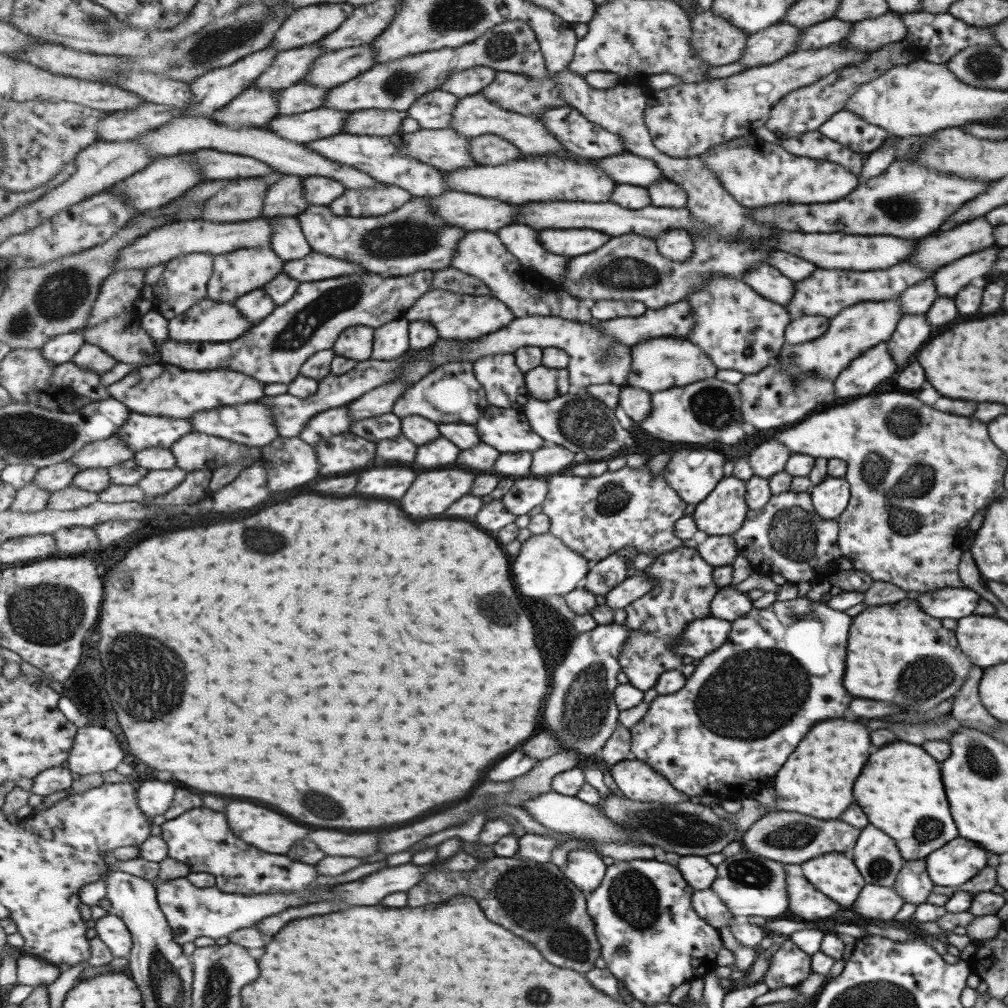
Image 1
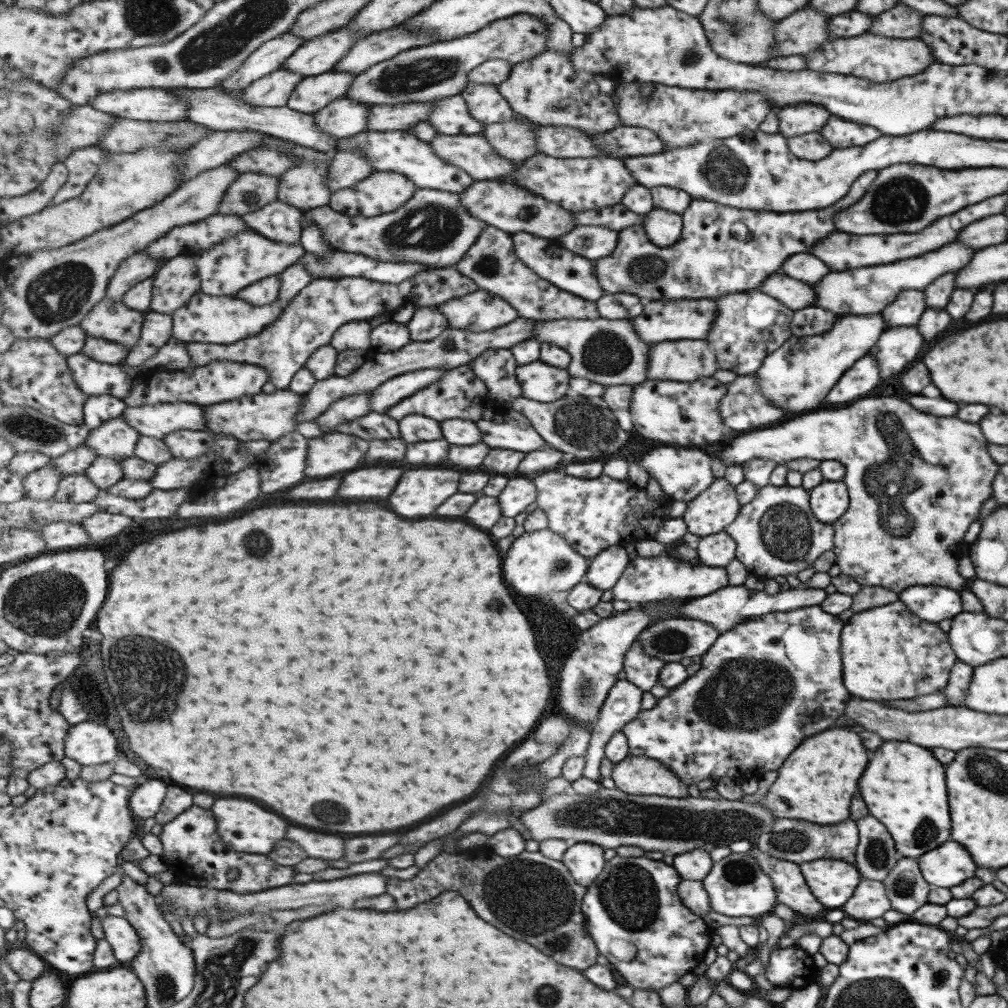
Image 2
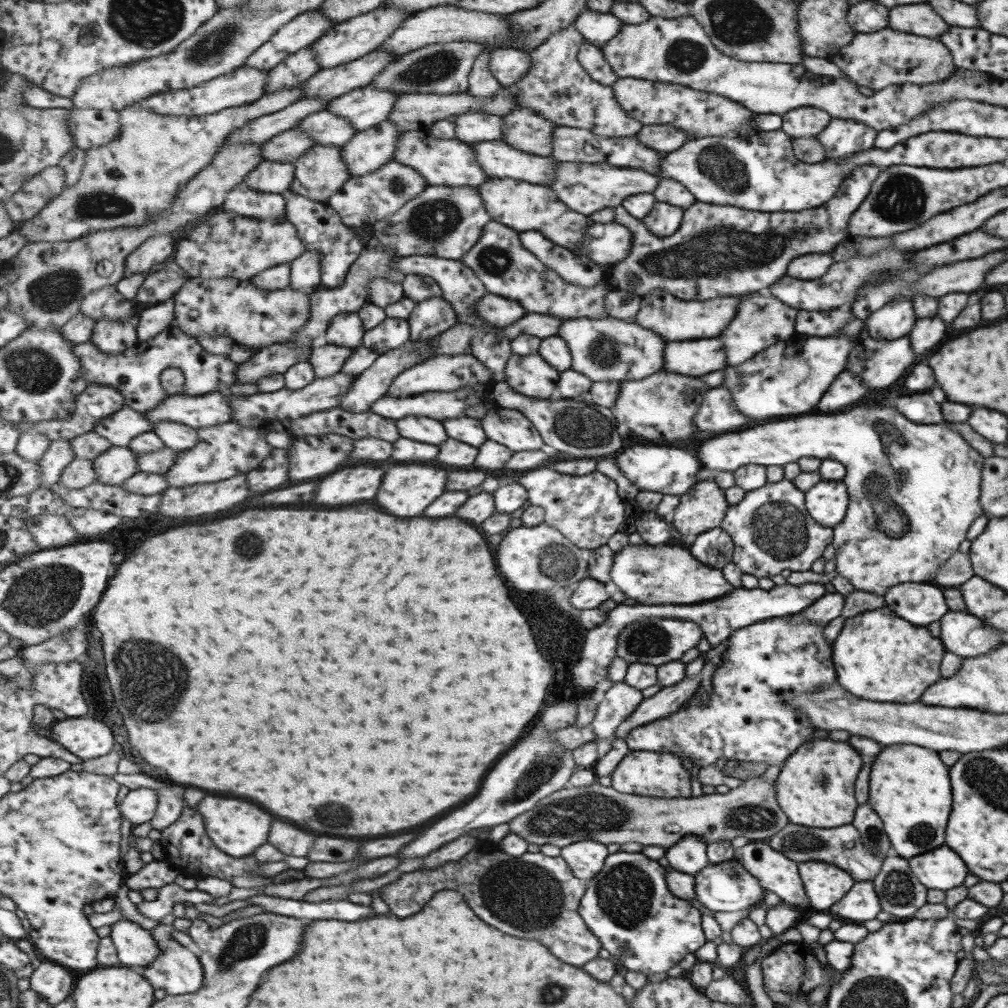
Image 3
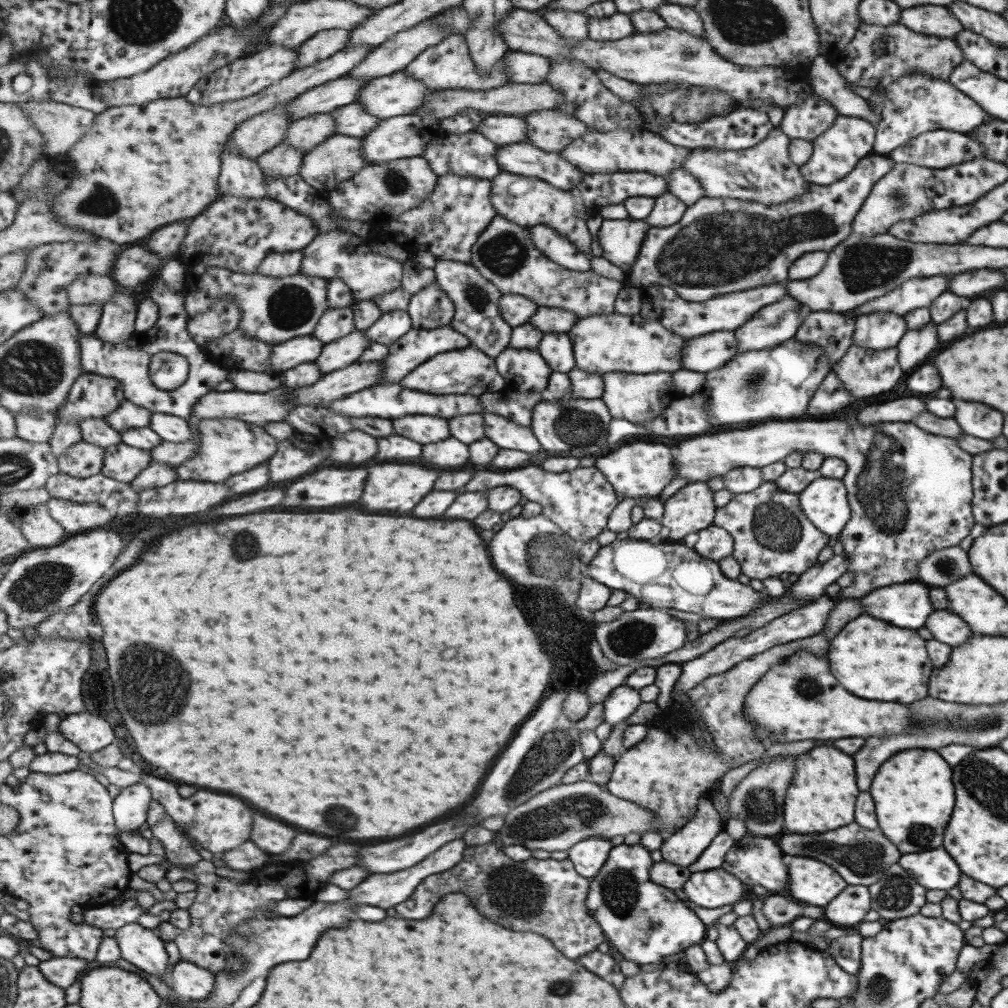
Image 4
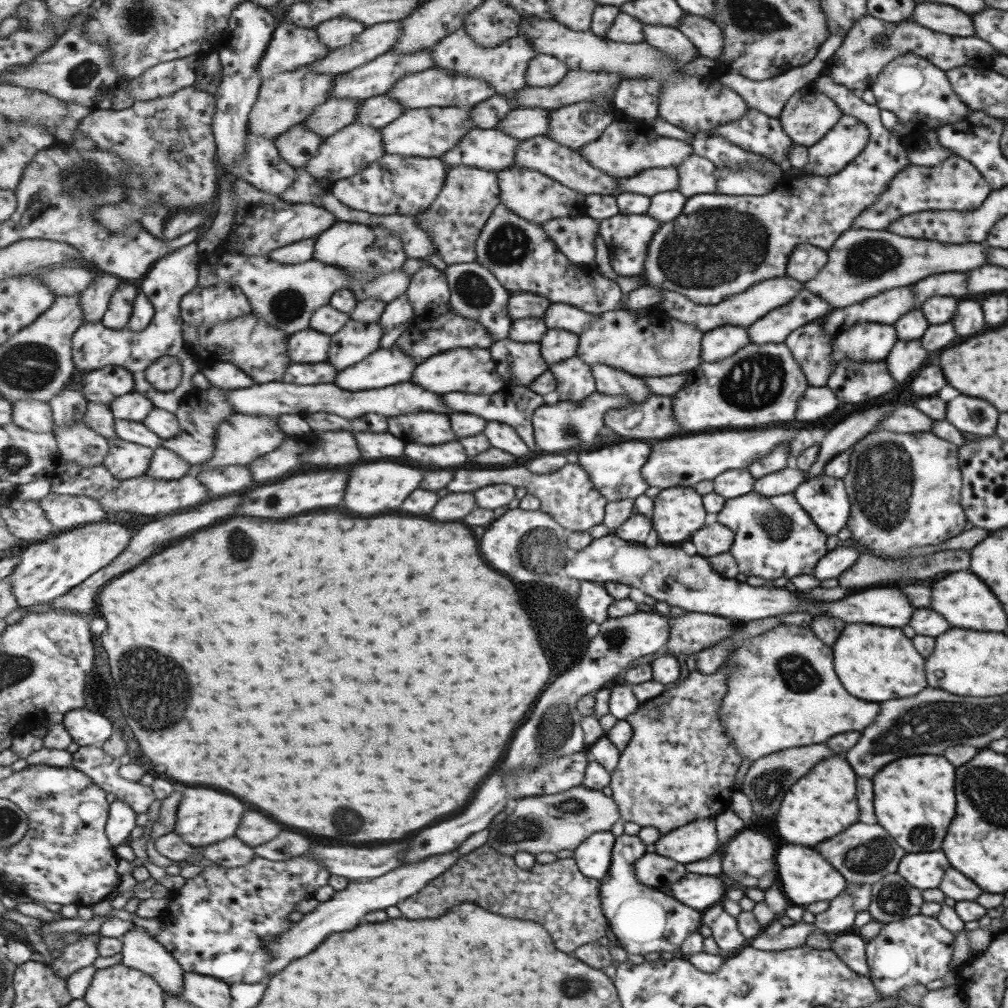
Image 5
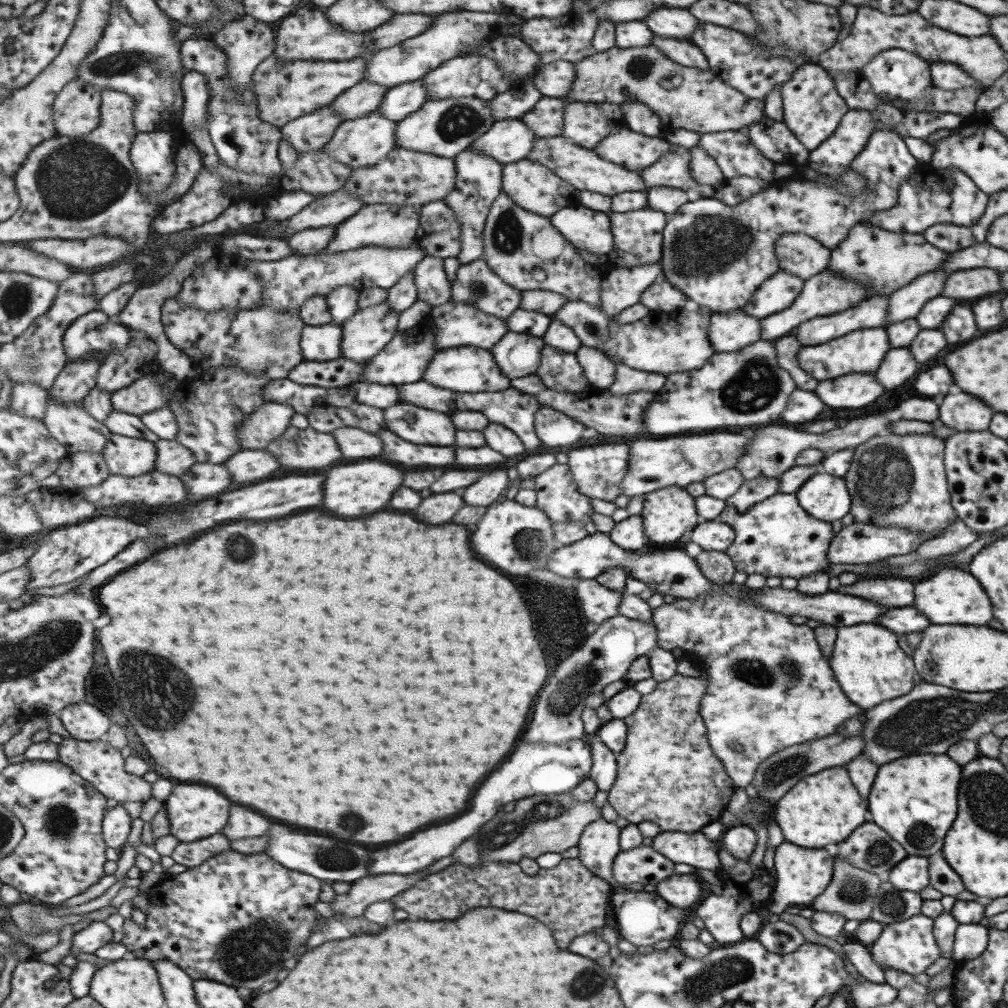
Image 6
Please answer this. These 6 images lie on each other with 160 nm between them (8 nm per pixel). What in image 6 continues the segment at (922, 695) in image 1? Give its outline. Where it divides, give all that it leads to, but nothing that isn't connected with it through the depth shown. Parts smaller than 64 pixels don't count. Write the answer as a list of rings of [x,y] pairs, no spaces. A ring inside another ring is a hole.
[[[857,624],[836,629],[836,639],[828,658],[834,679],[839,682],[843,694],[861,708],[871,708],[883,700],[907,694],[919,684],[911,658],[897,646],[897,636],[877,624]]]

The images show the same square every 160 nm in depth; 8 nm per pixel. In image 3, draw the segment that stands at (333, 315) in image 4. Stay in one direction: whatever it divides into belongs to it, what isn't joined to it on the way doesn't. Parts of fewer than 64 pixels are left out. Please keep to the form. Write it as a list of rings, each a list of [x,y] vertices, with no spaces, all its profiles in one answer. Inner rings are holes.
[[[341,313],[329,325],[329,334],[326,333],[329,344],[337,344],[337,346],[346,346],[347,348],[357,348],[363,344],[363,336],[365,336],[365,328],[363,328],[363,320],[357,314]]]

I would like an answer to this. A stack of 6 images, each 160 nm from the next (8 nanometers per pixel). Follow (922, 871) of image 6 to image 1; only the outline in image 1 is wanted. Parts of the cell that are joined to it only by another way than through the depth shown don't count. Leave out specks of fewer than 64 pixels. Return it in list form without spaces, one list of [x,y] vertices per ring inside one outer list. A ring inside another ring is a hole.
[[[953,838],[924,858],[927,874],[937,886],[961,886],[985,866],[985,860],[987,852],[965,838]]]

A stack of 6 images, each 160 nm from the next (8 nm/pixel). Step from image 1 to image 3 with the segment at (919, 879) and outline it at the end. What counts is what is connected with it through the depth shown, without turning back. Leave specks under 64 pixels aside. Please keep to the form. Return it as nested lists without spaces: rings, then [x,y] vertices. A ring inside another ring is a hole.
[[[897,855],[885,857],[871,881],[880,910],[890,914],[892,919],[910,918],[927,902],[926,888],[909,868],[908,859]]]

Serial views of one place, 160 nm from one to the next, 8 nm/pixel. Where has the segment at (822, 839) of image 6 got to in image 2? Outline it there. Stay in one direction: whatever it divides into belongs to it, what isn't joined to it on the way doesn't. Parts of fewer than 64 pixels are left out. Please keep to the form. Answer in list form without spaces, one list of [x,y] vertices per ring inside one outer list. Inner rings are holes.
[[[833,728],[805,738],[776,770],[777,777],[760,800],[777,819],[807,820],[834,825],[849,818],[849,800],[857,792],[857,778],[865,770],[867,756],[855,732]]]

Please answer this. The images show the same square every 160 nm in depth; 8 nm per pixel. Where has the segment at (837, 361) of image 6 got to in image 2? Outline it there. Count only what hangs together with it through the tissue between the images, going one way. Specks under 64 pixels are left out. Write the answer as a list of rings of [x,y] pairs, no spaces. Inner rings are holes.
[[[901,291],[880,312],[885,319],[887,328],[894,326],[913,326],[920,320],[921,313],[926,309],[922,291]]]

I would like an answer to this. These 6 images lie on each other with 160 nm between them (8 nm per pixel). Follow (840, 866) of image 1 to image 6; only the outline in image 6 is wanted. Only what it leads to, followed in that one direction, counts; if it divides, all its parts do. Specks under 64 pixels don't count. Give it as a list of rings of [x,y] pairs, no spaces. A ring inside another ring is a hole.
[[[783,842],[775,847],[775,856],[773,860],[775,862],[775,872],[777,872],[777,884],[774,884],[773,894],[771,894],[771,900],[769,904],[769,910],[773,914],[779,914],[783,912],[787,906],[791,904],[807,904],[825,890],[825,886],[829,884],[831,880],[831,874],[833,872],[833,856],[829,856],[825,850],[803,850],[799,846],[793,846],[789,842]]]

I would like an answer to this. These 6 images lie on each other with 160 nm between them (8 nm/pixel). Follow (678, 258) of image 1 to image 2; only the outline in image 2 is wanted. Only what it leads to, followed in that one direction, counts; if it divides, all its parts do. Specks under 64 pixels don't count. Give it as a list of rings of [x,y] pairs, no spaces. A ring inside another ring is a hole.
[[[655,208],[649,214],[645,228],[649,230],[648,235],[653,243],[667,248],[680,241],[684,231],[684,215]]]

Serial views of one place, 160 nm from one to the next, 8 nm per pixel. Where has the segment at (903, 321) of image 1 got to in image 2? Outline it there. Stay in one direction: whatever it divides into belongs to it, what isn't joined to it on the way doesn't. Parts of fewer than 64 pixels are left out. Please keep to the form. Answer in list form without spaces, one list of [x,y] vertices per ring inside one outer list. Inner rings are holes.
[[[913,326],[886,328],[877,342],[868,350],[879,366],[879,376],[889,378],[903,372],[923,348],[922,334]]]

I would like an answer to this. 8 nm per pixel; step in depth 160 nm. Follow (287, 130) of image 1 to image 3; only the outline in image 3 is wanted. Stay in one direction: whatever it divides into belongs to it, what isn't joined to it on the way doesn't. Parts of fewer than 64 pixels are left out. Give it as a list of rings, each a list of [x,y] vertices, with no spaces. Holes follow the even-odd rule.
[[[369,84],[332,100],[327,111],[348,118],[357,131],[363,132],[387,121],[399,96],[391,90]]]

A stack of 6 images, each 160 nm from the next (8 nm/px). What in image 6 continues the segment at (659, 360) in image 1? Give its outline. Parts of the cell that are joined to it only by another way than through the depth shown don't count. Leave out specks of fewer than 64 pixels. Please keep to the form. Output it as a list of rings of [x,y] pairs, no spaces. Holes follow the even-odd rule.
[[[735,310],[712,312],[707,334],[717,353],[733,352],[761,340],[759,322],[743,311],[739,314]]]

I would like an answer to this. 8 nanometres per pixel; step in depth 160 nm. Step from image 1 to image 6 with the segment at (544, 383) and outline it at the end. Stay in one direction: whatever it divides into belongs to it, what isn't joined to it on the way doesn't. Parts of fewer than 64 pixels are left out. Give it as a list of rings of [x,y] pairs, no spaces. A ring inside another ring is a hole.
[[[510,330],[493,348],[493,354],[509,378],[523,378],[539,370],[545,347],[544,337]]]

